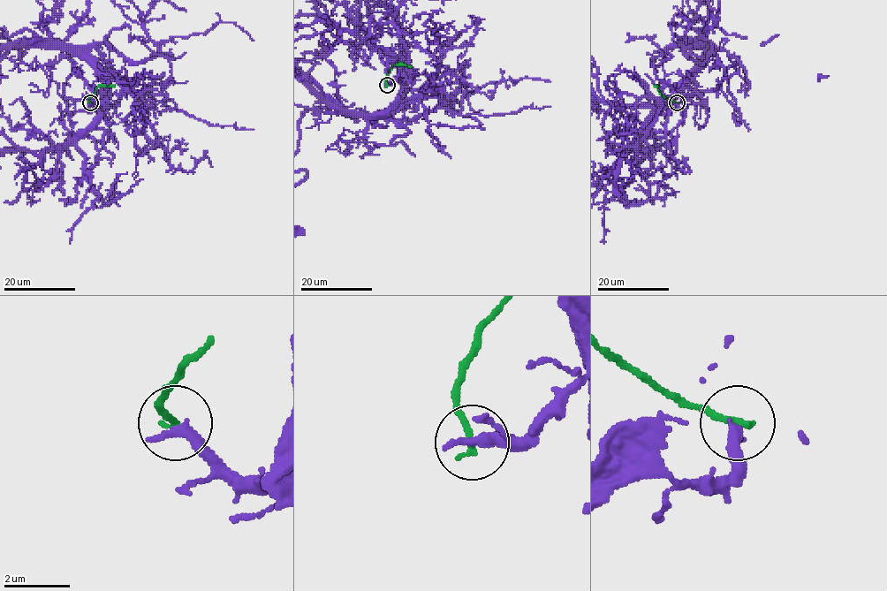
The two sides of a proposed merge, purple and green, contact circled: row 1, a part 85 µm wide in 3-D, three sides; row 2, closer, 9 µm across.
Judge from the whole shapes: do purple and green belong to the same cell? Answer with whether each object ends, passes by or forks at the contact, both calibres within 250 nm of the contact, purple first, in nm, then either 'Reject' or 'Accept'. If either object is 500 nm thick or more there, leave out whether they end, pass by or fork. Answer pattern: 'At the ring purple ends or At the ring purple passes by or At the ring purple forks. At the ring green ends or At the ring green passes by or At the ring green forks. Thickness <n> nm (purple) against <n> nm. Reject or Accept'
At the ring purple ends. At the ring green ends. Thickness 400 nm (purple) against 220 nm. Reject

